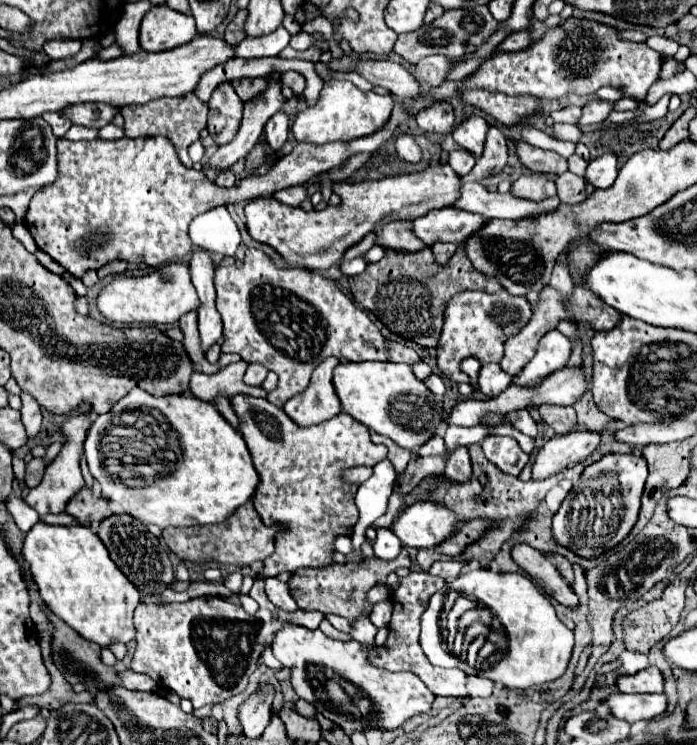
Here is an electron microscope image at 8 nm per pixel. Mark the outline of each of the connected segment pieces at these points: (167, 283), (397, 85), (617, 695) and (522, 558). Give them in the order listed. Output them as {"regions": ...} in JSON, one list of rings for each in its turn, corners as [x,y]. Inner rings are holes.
{"regions":[[[[170,262],[140,278],[116,276],[98,296],[98,310],[116,324],[174,324],[180,316],[198,310],[198,306],[200,300],[184,262]]],[[[360,60],[356,72],[370,80],[374,86],[382,86],[402,100],[416,98],[416,94],[424,92],[410,72],[390,60]]],[[[614,692],[608,698],[608,706],[616,718],[622,718],[632,724],[638,720],[652,720],[656,716],[662,716],[666,712],[668,700],[666,700],[666,694]]],[[[518,544],[512,548],[512,558],[556,602],[560,602],[568,608],[578,606],[578,596],[566,584],[566,580],[560,576],[560,572],[556,570],[556,566],[552,564],[552,560],[546,554],[532,550],[532,546]]]]}

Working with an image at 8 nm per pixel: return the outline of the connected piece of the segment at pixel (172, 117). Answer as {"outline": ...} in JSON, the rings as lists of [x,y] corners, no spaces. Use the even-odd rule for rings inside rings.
{"outline":[[[186,94],[182,98],[162,98],[156,102],[148,102],[144,106],[124,106],[120,108],[124,116],[124,136],[126,138],[140,138],[140,136],[166,136],[172,140],[180,160],[184,166],[193,167],[189,157],[188,146],[200,138],[200,130],[206,128],[206,102],[200,102],[196,94]]]}

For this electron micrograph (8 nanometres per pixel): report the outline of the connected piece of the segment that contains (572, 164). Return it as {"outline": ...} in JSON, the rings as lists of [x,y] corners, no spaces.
{"outline":[[[573,154],[567,159],[567,161],[568,170],[570,172],[579,176],[584,176],[588,163],[583,158],[581,158],[577,154]]]}

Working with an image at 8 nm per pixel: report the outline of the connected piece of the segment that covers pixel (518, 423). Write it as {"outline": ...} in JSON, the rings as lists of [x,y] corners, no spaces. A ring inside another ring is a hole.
{"outline":[[[528,410],[516,412],[516,414],[512,414],[510,418],[514,418],[514,420],[510,420],[510,424],[512,424],[514,428],[518,428],[520,432],[524,432],[526,436],[530,436],[530,438],[536,438],[536,436],[538,436],[538,426],[536,426],[536,422],[532,420],[532,416],[528,414]]]}

